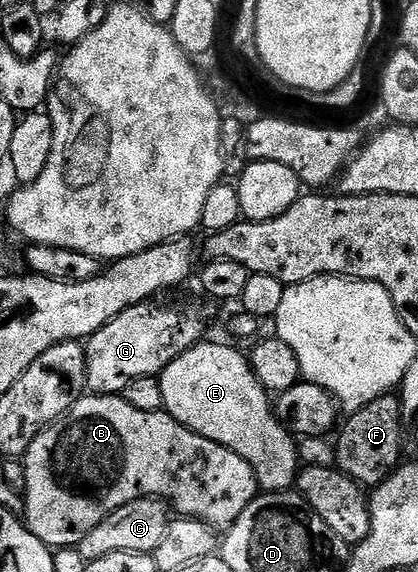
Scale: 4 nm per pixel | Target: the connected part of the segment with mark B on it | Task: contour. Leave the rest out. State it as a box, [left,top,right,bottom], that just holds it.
[23,395,259,550]

